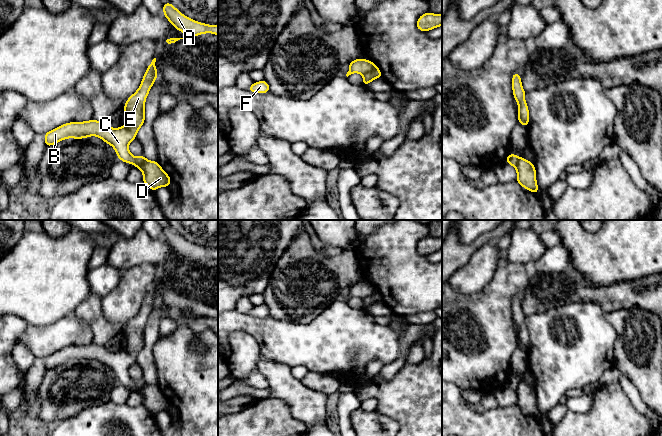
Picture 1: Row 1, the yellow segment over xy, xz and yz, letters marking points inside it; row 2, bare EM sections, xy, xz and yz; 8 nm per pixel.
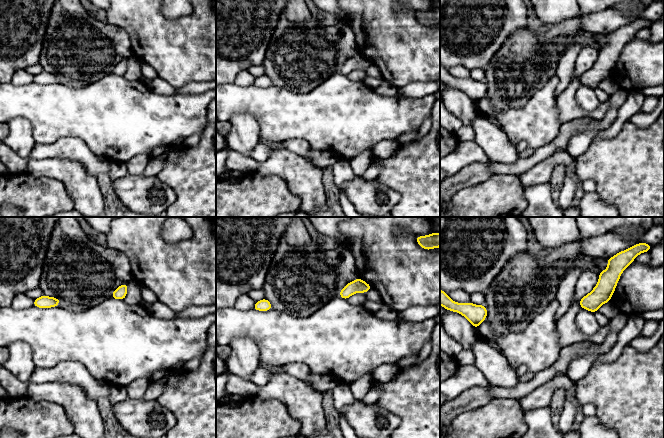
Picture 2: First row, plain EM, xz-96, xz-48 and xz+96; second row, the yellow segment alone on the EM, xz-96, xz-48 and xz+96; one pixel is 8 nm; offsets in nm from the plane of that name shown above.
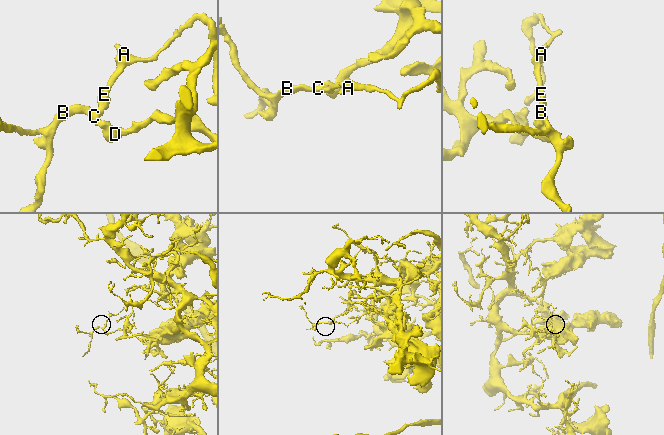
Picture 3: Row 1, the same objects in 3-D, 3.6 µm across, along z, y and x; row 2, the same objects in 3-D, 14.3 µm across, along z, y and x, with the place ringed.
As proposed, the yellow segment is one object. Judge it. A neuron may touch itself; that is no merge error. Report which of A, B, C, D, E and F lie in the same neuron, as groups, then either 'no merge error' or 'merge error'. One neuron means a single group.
groups A B C E F / D; merge error

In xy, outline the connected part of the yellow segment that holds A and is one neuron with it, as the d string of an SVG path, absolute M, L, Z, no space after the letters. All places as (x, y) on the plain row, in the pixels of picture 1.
M170 226L163 228L163 238L175 253L185 257L183 262L195 261L205 257L218 259L218 249L209 249L188 242Z

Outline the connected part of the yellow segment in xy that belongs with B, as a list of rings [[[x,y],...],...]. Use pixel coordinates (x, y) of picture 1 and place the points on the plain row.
[[[156,282],[149,288],[137,315],[126,325],[123,337],[126,348],[119,352],[111,352],[105,346],[89,344],[83,346],[69,346],[44,358],[45,370],[52,370],[64,363],[82,363],[97,360],[111,369],[118,383],[135,391],[146,383],[145,380],[133,380],[129,375],[129,367],[136,363],[137,355],[145,346],[145,325],[151,311],[156,305],[158,295],[155,291]]]

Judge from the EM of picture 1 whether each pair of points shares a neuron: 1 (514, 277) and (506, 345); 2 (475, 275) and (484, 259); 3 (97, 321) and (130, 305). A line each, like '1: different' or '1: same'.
1: same
2: same
3: different

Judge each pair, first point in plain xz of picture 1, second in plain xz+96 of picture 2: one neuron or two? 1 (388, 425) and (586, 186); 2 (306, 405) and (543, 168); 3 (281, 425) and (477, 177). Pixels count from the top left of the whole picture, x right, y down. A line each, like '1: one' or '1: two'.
1: two
2: one
3: two

